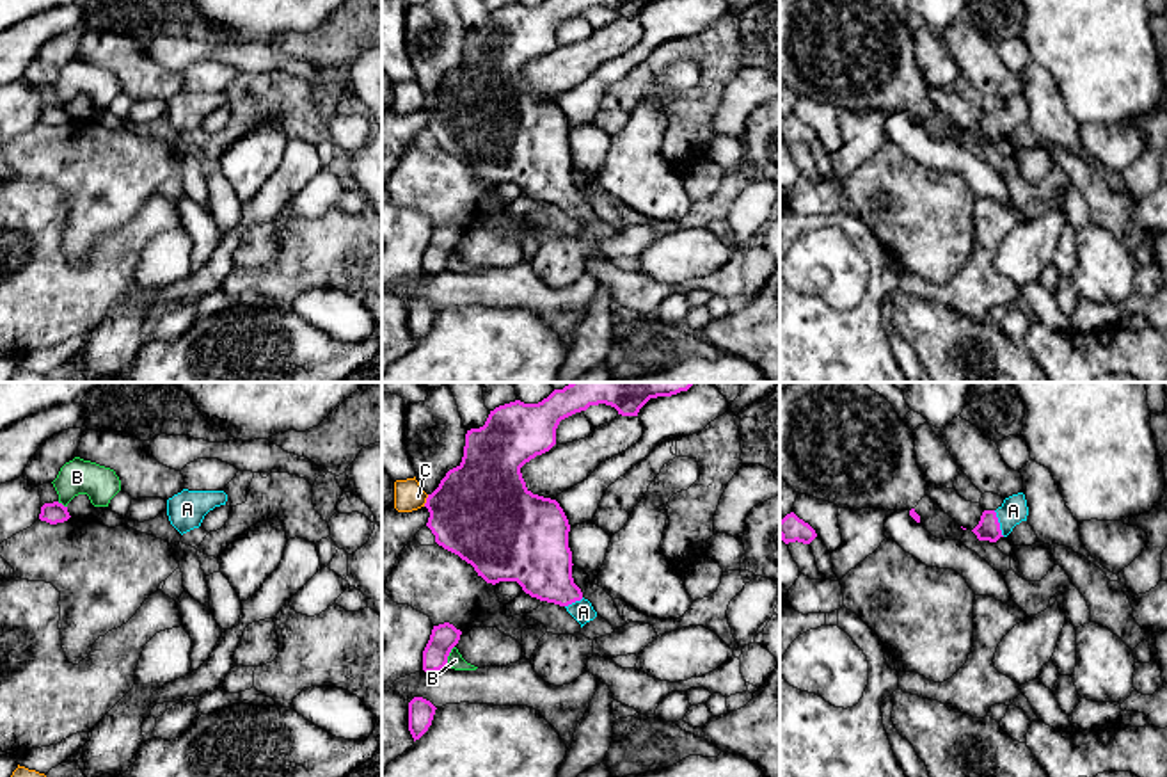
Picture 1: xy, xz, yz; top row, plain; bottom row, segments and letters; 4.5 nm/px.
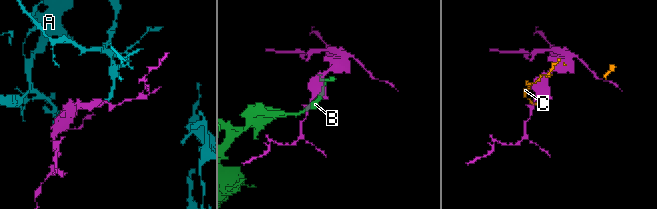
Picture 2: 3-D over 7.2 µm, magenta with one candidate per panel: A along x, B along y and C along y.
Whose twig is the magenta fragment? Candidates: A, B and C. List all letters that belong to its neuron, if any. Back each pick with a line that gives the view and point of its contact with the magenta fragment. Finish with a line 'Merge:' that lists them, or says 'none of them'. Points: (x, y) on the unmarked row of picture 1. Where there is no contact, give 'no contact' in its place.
A: contact yz (999, 125)
Merge: A

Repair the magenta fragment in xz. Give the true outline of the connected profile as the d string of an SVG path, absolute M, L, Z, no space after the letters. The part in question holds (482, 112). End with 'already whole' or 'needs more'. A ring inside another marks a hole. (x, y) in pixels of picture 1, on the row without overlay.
M544 0L538 5L515 2L496 9L483 28L467 32L462 64L426 100L426 128L435 144L471 165L487 185L517 183L531 199L565 208L583 229L597 213L572 180L568 121L556 101L533 96L526 89L520 69L556 46L561 21L599 5L615 9L622 18L638 18L648 2Z; needs more

